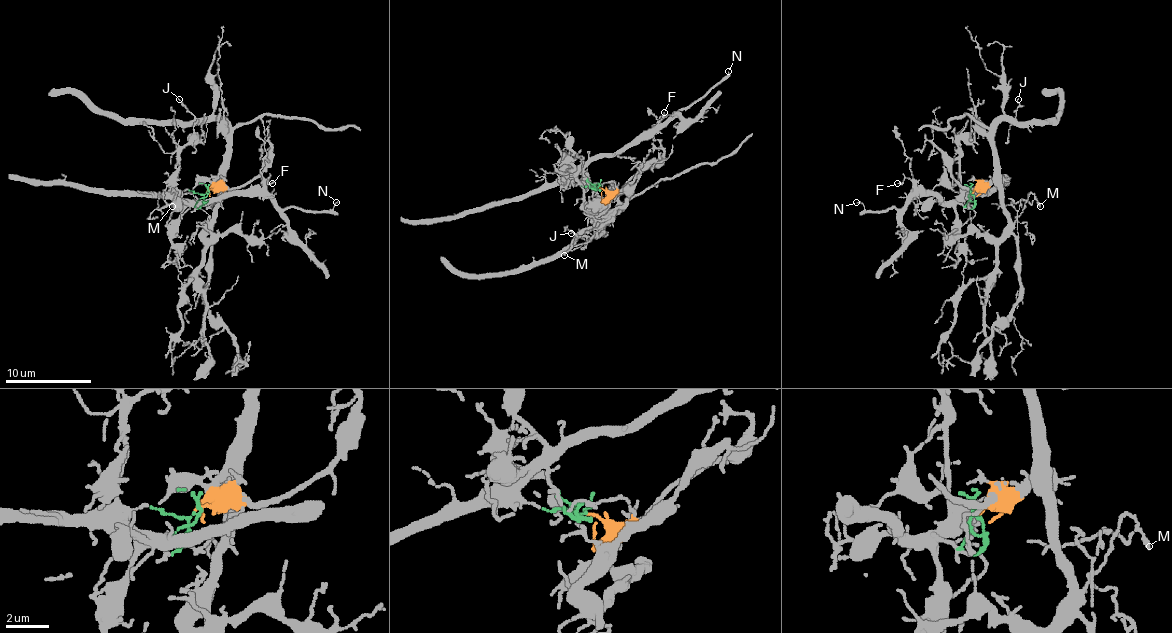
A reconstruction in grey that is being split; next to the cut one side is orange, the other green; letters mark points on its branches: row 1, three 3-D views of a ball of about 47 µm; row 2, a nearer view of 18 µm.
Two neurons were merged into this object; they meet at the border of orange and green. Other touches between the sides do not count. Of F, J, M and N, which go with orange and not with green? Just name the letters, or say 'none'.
J, M

